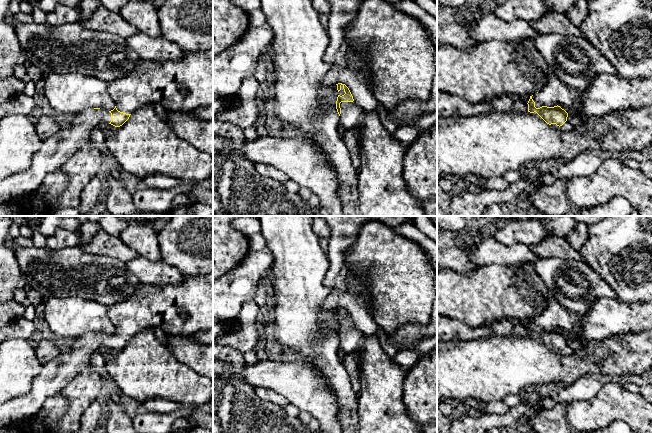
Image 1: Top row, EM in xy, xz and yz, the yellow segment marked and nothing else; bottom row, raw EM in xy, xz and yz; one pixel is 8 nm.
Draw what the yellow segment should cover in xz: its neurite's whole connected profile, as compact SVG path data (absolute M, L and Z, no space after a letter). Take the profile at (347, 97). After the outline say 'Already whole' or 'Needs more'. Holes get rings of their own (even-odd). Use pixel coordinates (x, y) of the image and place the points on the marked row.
M338 83L338 97L336 101L336 109L340 116L339 126L346 130L358 128L365 115L365 110L358 106L353 99L349 88L342 83Z. Needs more

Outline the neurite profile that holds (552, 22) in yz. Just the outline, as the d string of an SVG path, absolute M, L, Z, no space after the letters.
M548 10L540 19L530 21L531 27L539 34L560 34L583 37L580 28L574 26L565 13Z

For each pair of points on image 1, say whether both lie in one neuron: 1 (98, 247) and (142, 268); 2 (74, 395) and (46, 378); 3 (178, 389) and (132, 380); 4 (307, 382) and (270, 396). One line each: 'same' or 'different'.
1: different
2: different
3: same
4: different

